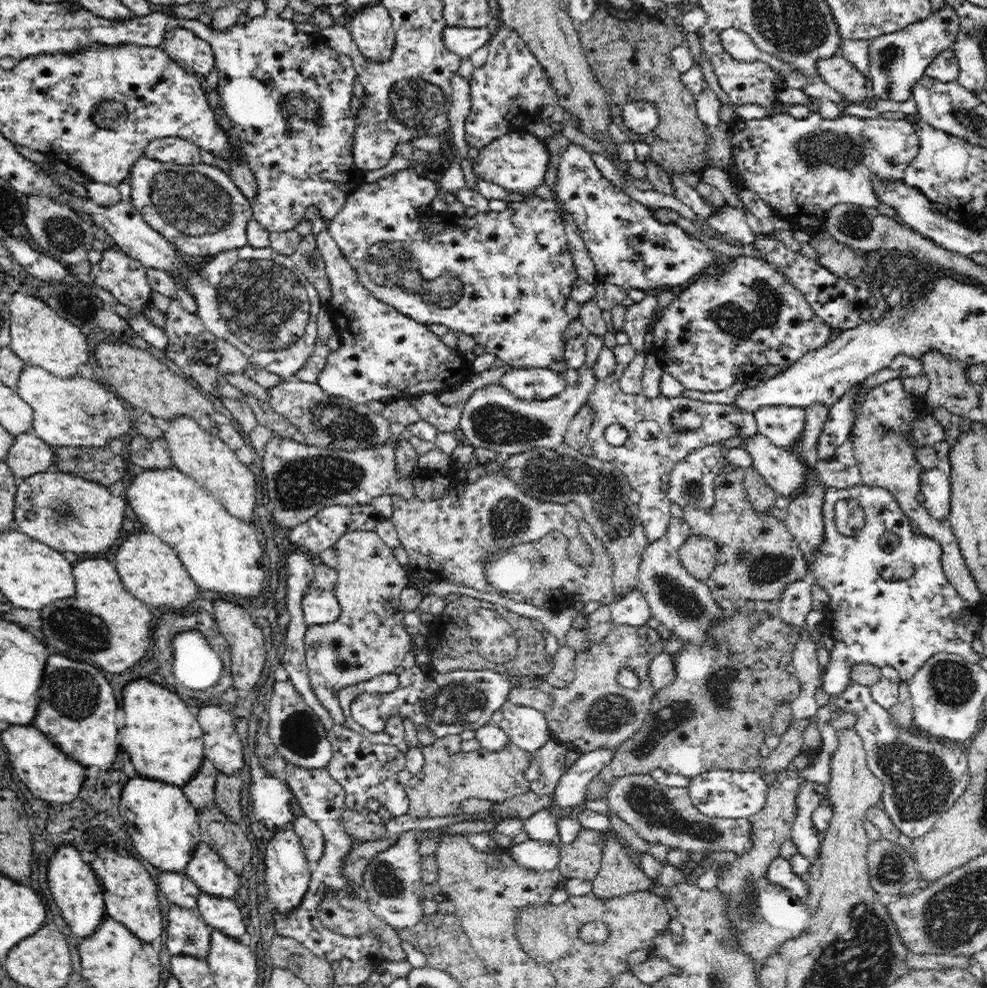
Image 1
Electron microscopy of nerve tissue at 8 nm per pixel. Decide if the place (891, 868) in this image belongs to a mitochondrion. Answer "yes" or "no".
yes

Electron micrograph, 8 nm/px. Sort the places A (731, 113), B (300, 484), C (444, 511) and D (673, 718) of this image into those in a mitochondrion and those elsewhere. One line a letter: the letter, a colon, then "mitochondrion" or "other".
A: other
B: mitochondrion
C: other
D: mitochondrion

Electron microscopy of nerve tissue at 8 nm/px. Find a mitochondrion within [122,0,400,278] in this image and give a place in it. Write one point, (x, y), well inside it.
(194, 205)

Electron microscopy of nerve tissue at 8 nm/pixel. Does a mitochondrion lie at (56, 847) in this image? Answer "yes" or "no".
no

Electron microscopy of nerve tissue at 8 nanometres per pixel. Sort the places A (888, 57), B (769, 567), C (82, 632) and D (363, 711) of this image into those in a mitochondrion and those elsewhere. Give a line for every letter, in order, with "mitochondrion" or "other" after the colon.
A: mitochondrion
B: mitochondrion
C: mitochondrion
D: other

